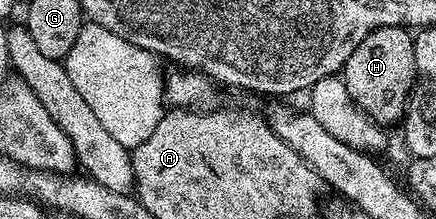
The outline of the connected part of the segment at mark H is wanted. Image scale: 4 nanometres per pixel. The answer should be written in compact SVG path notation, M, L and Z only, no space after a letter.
M404 26L381 27L365 35L344 63L341 76L349 95L378 125L398 126L407 112L407 99L417 84L415 60L413 59L414 36Z

